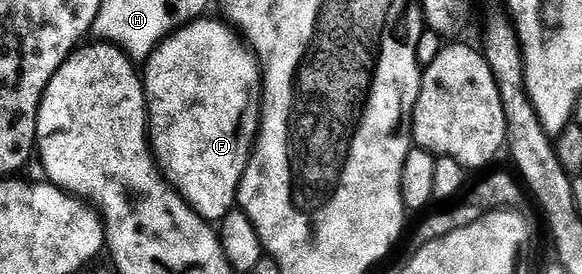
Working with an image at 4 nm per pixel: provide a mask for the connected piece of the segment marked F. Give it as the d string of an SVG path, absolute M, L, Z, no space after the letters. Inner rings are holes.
M197 18L177 28L168 39L159 44L143 65L142 79L144 81L144 97L148 103L148 138L152 145L152 154L156 158L156 165L160 168L164 179L175 188L176 193L201 218L209 222L219 222L224 219L227 212L231 212L237 207L236 195L240 189L240 180L244 176L249 158L252 157L252 150L256 147L256 137L260 134L262 100L258 95L258 89L262 84L262 69L259 60L256 59L256 53L223 19L220 19L221 21L208 19Z

